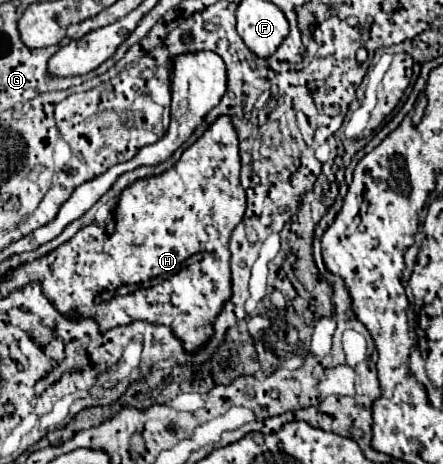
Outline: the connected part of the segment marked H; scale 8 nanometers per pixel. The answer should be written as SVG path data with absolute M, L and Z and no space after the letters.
M221 116L217 118L217 122L213 126L209 126L205 130L205 134L183 152L183 156L179 158L179 162L163 172L157 178L145 178L139 180L135 184L131 184L129 188L125 188L115 204L113 210L113 234L107 232L107 224L105 226L87 226L83 230L79 230L69 242L65 242L63 246L59 246L57 250L49 252L47 256L35 260L33 264L25 264L19 268L19 288L27 286L27 282L39 282L43 286L43 294L47 294L47 298L53 300L53 306L67 316L77 316L77 318L93 318L99 324L99 332L105 334L111 328L117 326L127 326L135 320L145 320L151 324L163 324L169 326L173 330L173 334L181 340L183 350L185 352L199 352L203 348L205 342L211 340L213 334L213 322L215 322L215 314L219 314L219 310L223 308L223 302L227 302L227 298L231 298L231 272L229 272L229 236L233 232L233 228L243 220L245 214L245 190L239 184L239 170L241 170L241 162L239 162L239 146L237 146L237 132L229 120L229 116Z

